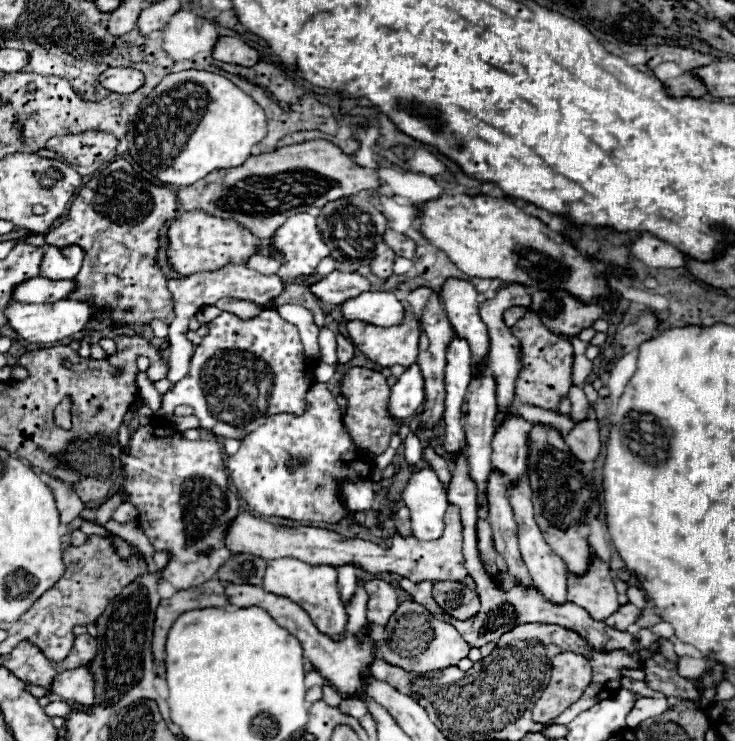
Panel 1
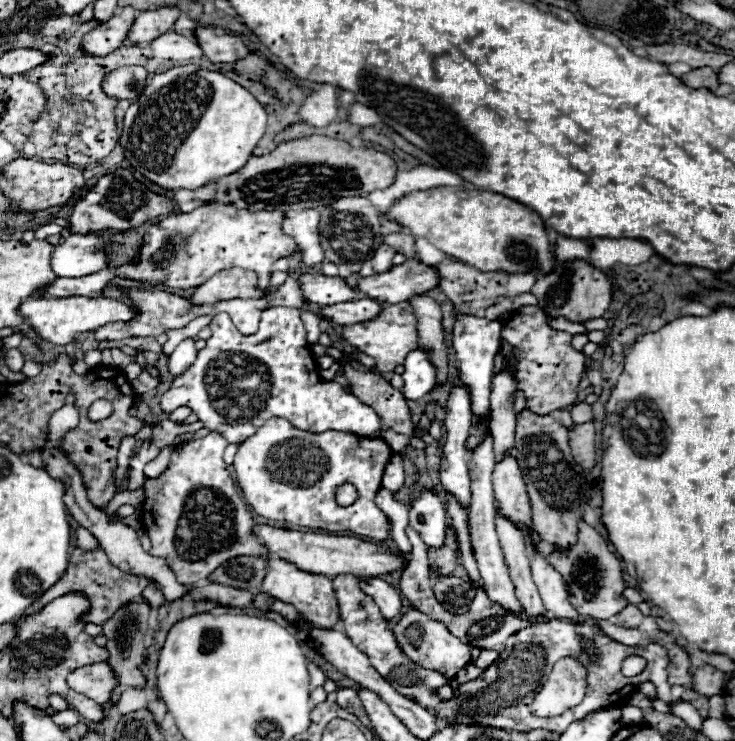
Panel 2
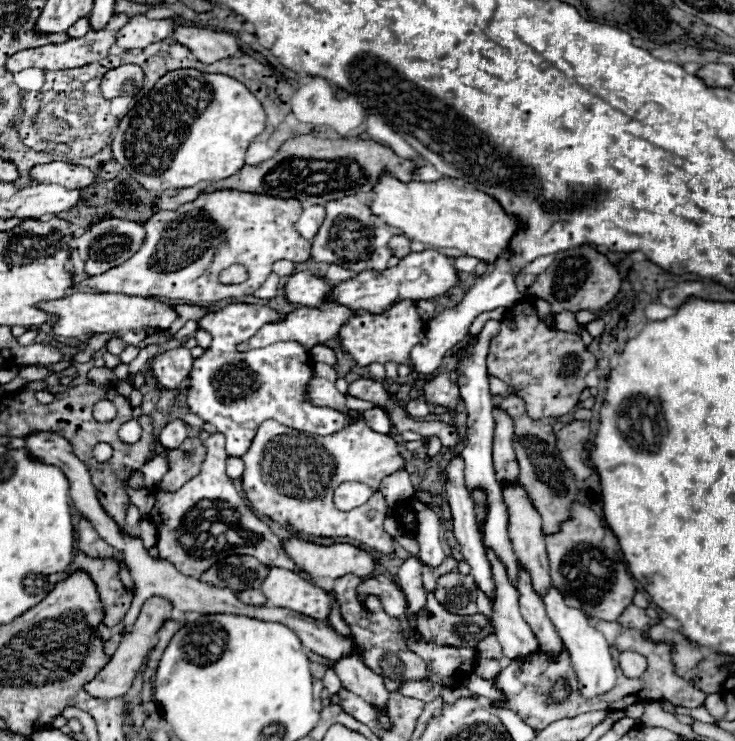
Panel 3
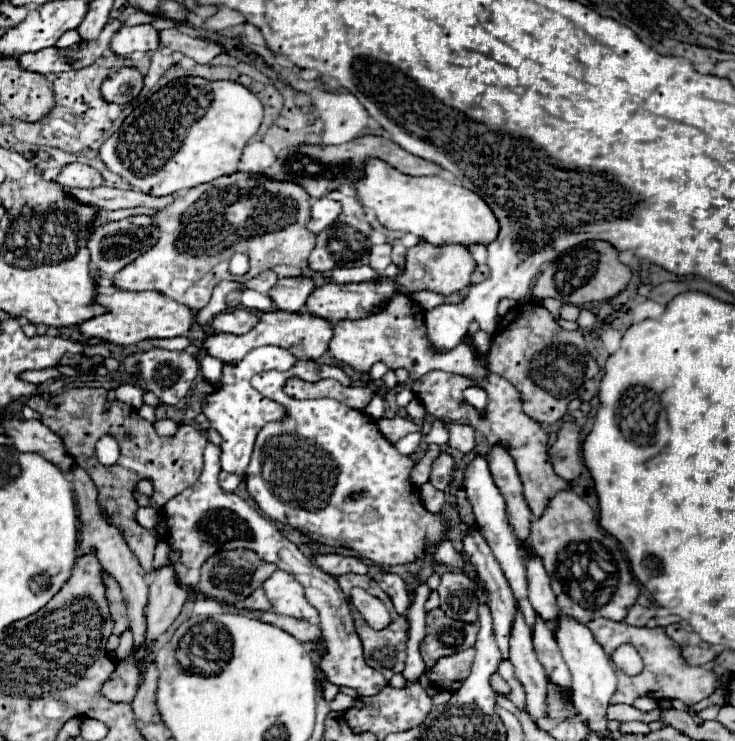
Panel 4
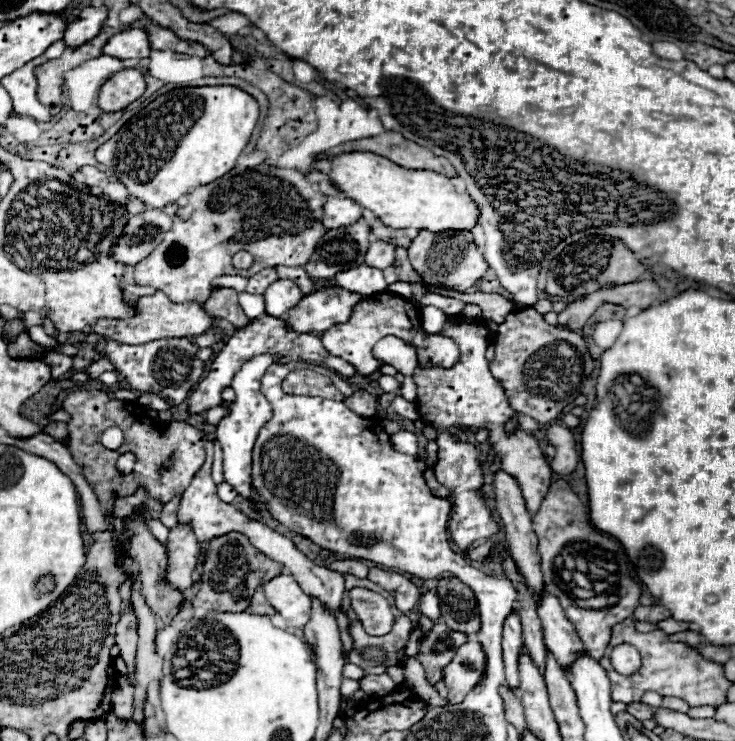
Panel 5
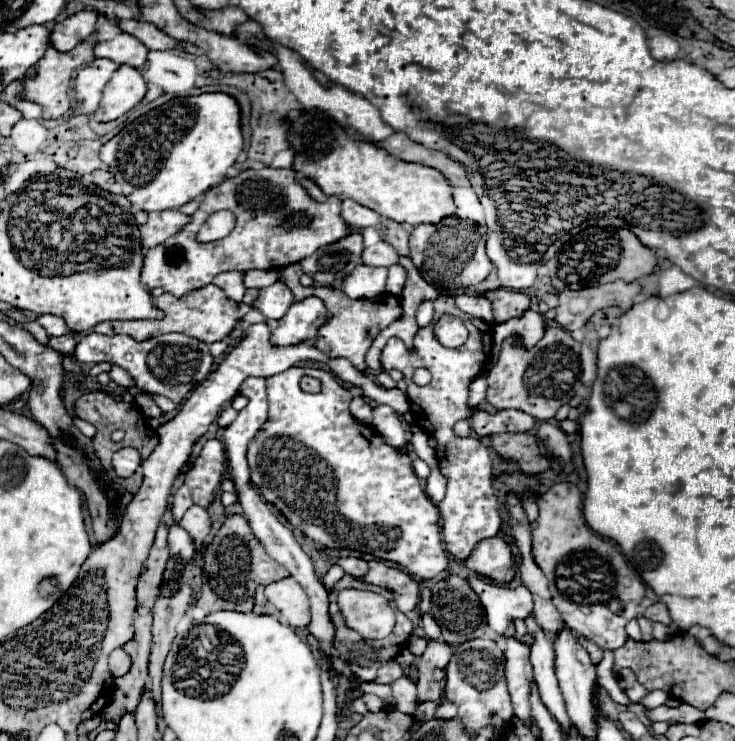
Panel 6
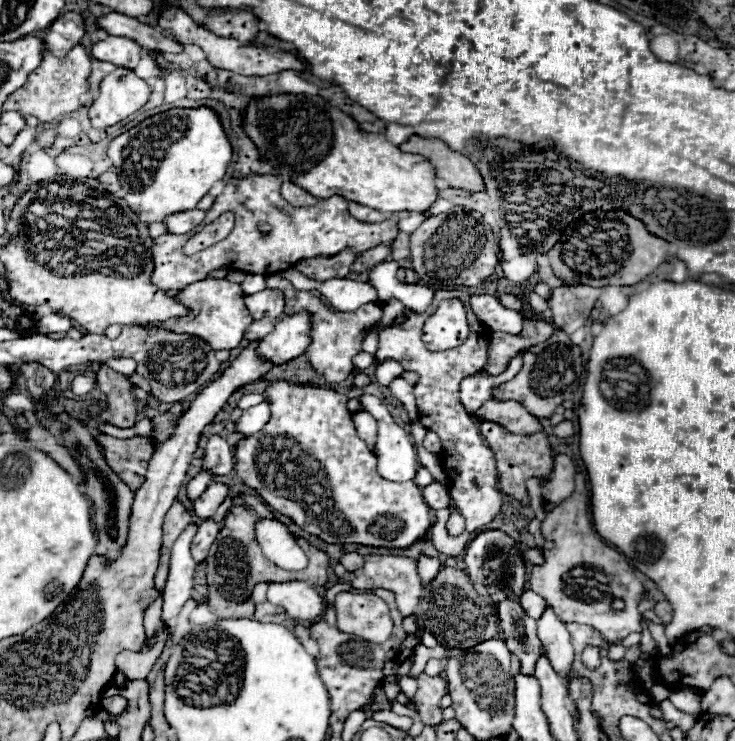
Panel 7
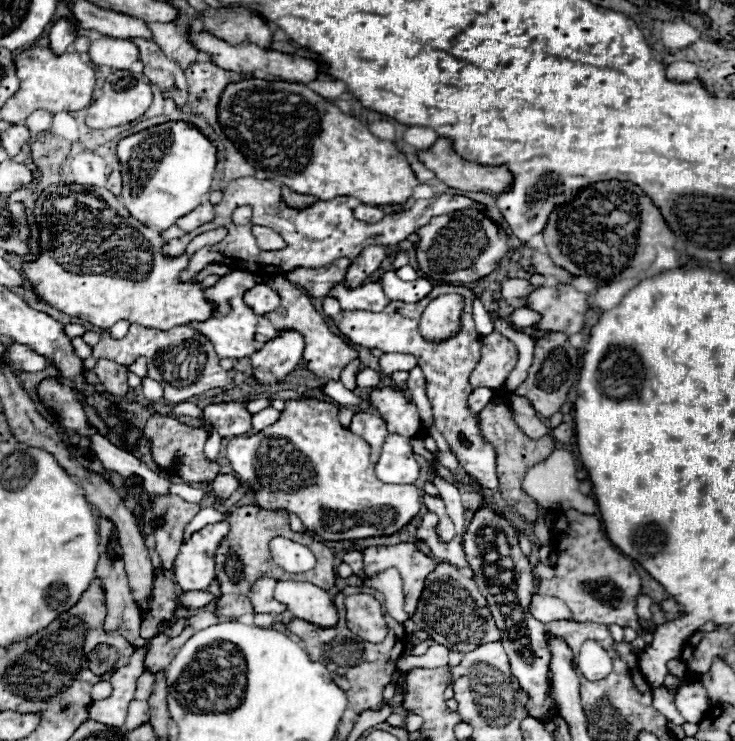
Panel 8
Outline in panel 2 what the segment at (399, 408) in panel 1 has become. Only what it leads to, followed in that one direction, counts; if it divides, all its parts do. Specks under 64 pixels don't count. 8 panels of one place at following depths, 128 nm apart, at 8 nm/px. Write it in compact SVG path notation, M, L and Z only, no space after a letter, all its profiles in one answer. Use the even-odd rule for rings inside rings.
M420 348L408 354L404 368L402 394L406 400L420 400L434 388L434 366Z

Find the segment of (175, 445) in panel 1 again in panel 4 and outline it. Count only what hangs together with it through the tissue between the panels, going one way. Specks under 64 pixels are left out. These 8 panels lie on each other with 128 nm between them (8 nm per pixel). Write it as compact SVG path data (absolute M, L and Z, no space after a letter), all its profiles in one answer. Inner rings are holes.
M208 442L206 444L206 458L204 458L204 470L190 488L186 488L182 494L170 498L160 514L166 522L166 528L170 530L166 536L166 542L172 550L180 552L180 562L186 568L200 568L212 554L222 550L254 550L264 562L276 564L280 570L288 570L296 576L298 582L302 582L308 602L316 606L320 612L320 628L326 638L326 656L320 660L320 668L324 674L336 684L336 686L348 686L354 688L360 696L376 696L386 684L386 678L366 666L362 642L356 634L354 620L350 616L348 598L340 590L334 576L324 574L312 560L308 560L298 546L294 546L290 540L286 540L274 524L270 524L266 518L262 518L246 500L242 500L234 492L226 492L220 488L218 474L222 470L220 466L220 446Z

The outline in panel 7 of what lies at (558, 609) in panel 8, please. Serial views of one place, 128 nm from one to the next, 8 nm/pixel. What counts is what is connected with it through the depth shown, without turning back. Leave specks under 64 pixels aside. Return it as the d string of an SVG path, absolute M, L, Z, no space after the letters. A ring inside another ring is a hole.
M524 590L522 596L520 596L520 606L522 606L522 610L524 610L526 616L530 616L530 618L540 618L540 614L542 614L544 608L546 608L546 600L540 598L540 596L538 596L536 592L532 592L532 590Z

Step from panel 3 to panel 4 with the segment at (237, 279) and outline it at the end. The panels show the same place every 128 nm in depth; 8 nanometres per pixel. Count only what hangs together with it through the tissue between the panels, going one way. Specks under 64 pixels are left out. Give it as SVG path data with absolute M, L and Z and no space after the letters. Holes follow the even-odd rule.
M234 254L230 258L230 274L242 276L242 274L248 272L248 268L250 268L250 262L248 262L248 258L244 254Z

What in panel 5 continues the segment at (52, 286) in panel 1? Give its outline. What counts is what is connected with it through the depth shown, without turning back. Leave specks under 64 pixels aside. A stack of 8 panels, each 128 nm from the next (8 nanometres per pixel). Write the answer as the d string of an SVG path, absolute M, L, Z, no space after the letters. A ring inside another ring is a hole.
M254 166L246 170L232 170L232 174L224 174L224 178L210 182L208 186L200 186L186 196L186 202L178 208L174 216L174 224L164 234L164 240L152 254L148 254L142 262L132 266L132 278L138 286L152 286L162 290L172 302L198 302L204 304L210 298L210 282L216 276L234 274L234 276L254 276L264 268L274 266L304 266L312 252L318 248L320 238L324 236L324 226L320 226L320 218L324 214L324 194L320 194L304 174L296 170L276 168L276 166ZM240 250L246 250L254 256L254 264L248 270L238 270L230 264L232 256Z

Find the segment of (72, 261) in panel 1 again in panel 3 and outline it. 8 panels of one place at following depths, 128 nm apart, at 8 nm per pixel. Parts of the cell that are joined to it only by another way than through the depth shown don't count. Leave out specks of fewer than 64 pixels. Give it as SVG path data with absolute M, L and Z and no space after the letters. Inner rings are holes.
M106 220L96 224L92 230L82 234L80 238L76 238L74 248L84 260L84 272L90 276L96 276L96 274L102 274L104 270L110 270L112 266L118 266L120 262L126 262L142 246L142 238L144 238L144 228L138 222Z

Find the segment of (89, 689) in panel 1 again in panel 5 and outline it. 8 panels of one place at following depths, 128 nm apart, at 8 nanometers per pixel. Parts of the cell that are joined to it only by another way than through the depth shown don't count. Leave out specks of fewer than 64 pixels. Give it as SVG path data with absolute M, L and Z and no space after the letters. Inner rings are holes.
M176 526L168 534L166 542L168 552L168 568L166 582L186 594L192 586L192 572L196 568L198 542L190 526ZM118 676L118 682L112 688L110 698L118 718L130 720L134 716L134 686L126 676Z

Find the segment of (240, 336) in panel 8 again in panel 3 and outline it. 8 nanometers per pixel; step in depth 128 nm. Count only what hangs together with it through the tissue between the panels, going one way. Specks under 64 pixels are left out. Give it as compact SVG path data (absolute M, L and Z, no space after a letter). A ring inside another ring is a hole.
M74 292L66 298L56 302L40 302L36 304L38 310L56 316L50 320L52 332L64 338L78 338L82 334L102 334L102 332L116 332L126 344L138 346L142 338L146 338L144 328L158 328L166 330L174 320L176 312L162 302L142 296L126 296L126 294L88 294L88 292Z

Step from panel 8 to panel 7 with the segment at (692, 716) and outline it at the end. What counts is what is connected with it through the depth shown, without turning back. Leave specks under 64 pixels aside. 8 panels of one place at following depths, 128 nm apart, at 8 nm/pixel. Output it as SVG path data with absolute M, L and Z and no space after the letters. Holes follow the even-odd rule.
M696 690L672 692L670 702L682 712L700 712L700 694L696 694Z

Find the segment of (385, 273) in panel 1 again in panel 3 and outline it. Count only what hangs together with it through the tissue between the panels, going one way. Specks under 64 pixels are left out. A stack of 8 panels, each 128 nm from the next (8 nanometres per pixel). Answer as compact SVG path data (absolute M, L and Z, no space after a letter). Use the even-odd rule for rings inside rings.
M382 246L382 248L378 248L378 250L372 254L370 260L366 260L366 262L358 262L358 264L352 264L352 266L348 266L346 269L351 269L357 272L366 270L380 272L380 270L386 270L386 268L388 268L386 264L388 264L390 258L392 258L392 252L388 250L388 246Z

